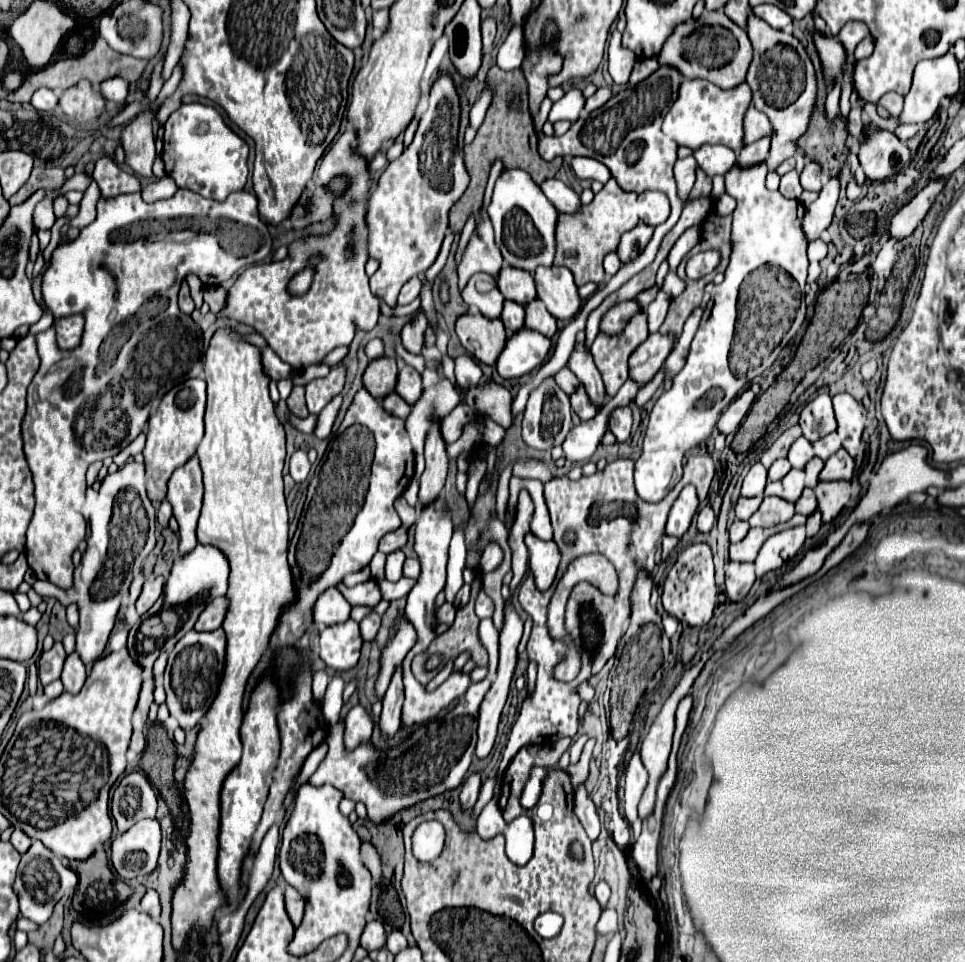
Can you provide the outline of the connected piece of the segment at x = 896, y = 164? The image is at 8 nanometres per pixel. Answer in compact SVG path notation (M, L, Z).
M866 124L868 136L860 138L858 160L870 180L884 180L898 174L912 158L912 152L892 132Z

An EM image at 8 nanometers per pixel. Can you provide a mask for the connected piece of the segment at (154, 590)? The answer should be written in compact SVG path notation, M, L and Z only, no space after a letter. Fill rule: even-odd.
M156 576L154 580L146 580L144 588L142 588L142 594L136 602L136 610L138 614L144 614L152 608L152 604L162 596L164 592L164 584L166 584L166 578L164 576Z

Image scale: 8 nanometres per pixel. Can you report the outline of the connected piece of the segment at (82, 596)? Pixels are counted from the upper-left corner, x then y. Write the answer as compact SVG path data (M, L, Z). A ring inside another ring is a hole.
M127 462L124 468L104 478L88 526L90 536L86 538L82 564L74 570L72 588L64 590L60 586L40 580L32 586L40 596L54 596L62 606L78 606L80 628L76 632L76 652L80 654L84 664L96 662L102 656L108 636L114 628L120 604L132 584L132 578L142 568L144 558L152 552L156 544L156 510L148 500L143 463Z

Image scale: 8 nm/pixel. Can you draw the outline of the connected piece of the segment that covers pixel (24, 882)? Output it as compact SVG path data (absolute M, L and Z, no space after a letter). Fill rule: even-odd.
M34 840L30 850L20 860L18 876L16 876L16 882L14 882L14 892L20 898L20 914L24 918L36 922L36 924L48 922L56 902L66 892L72 892L76 888L76 884L78 884L76 872L72 872L68 866L64 866L62 860L58 860L48 848L44 848L44 844L40 840Z

